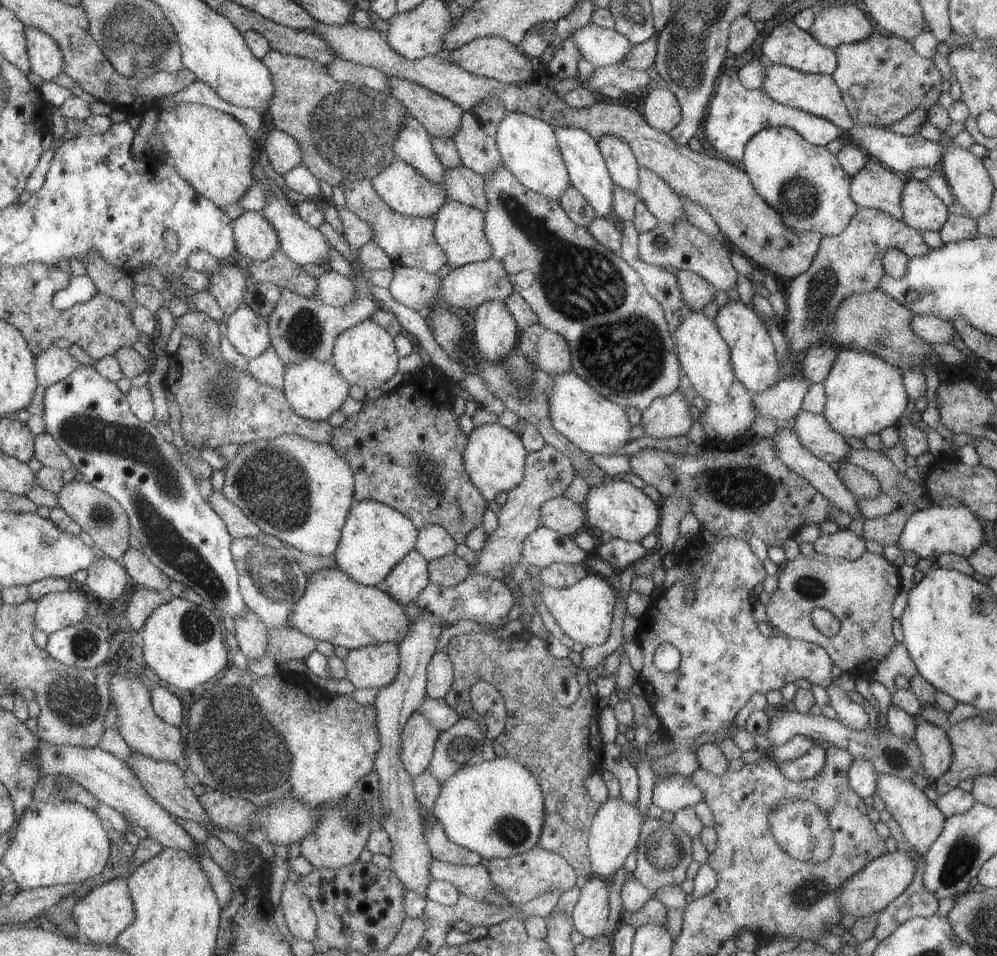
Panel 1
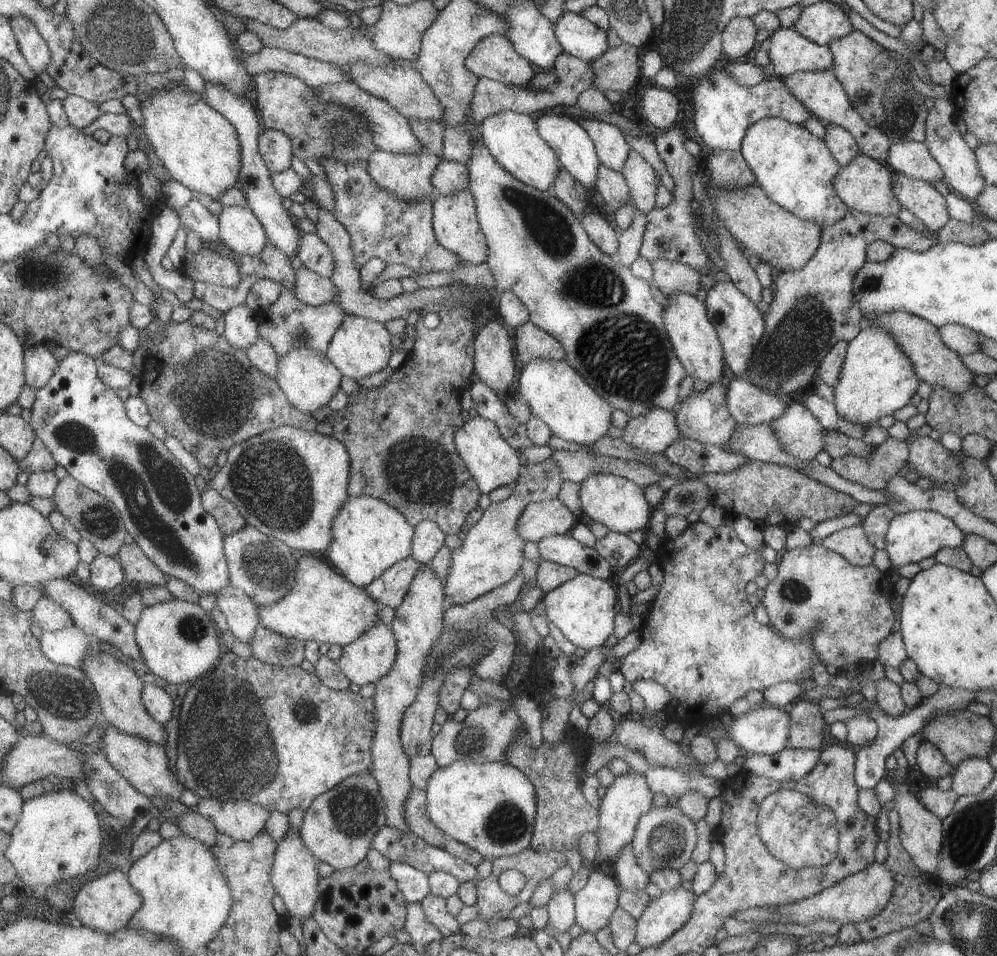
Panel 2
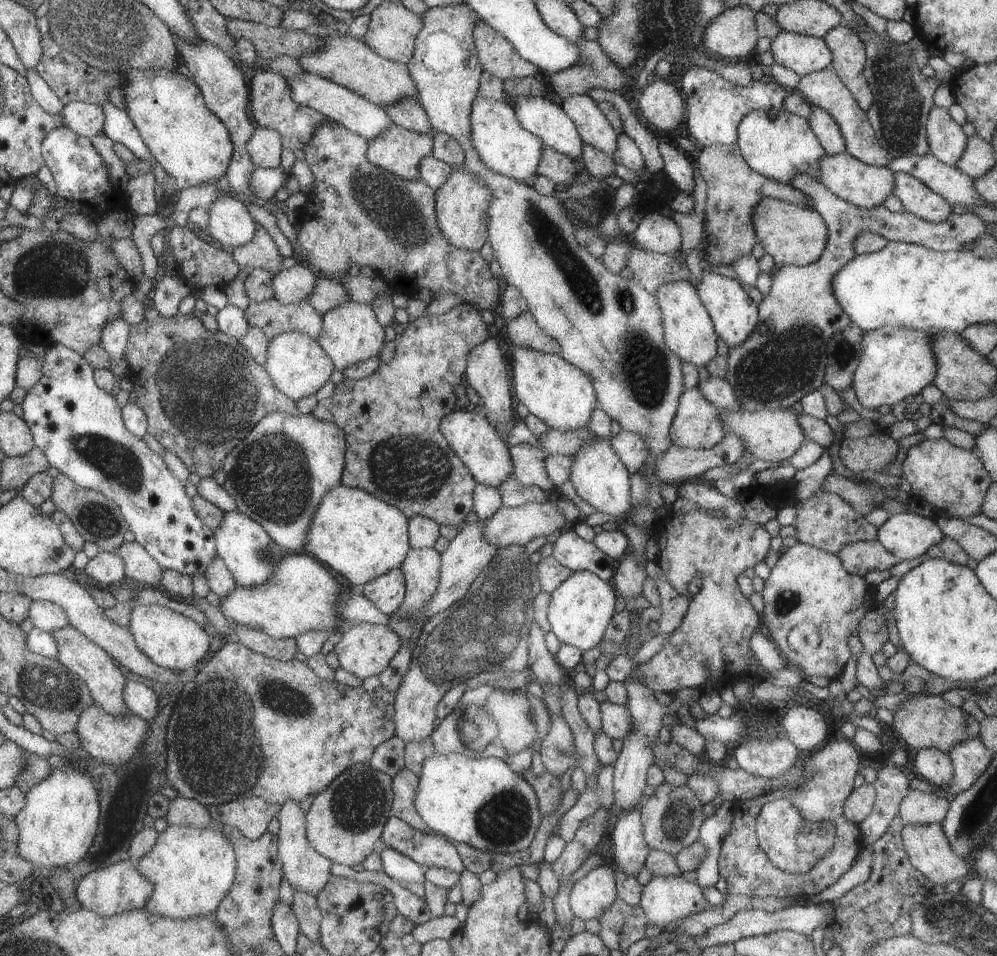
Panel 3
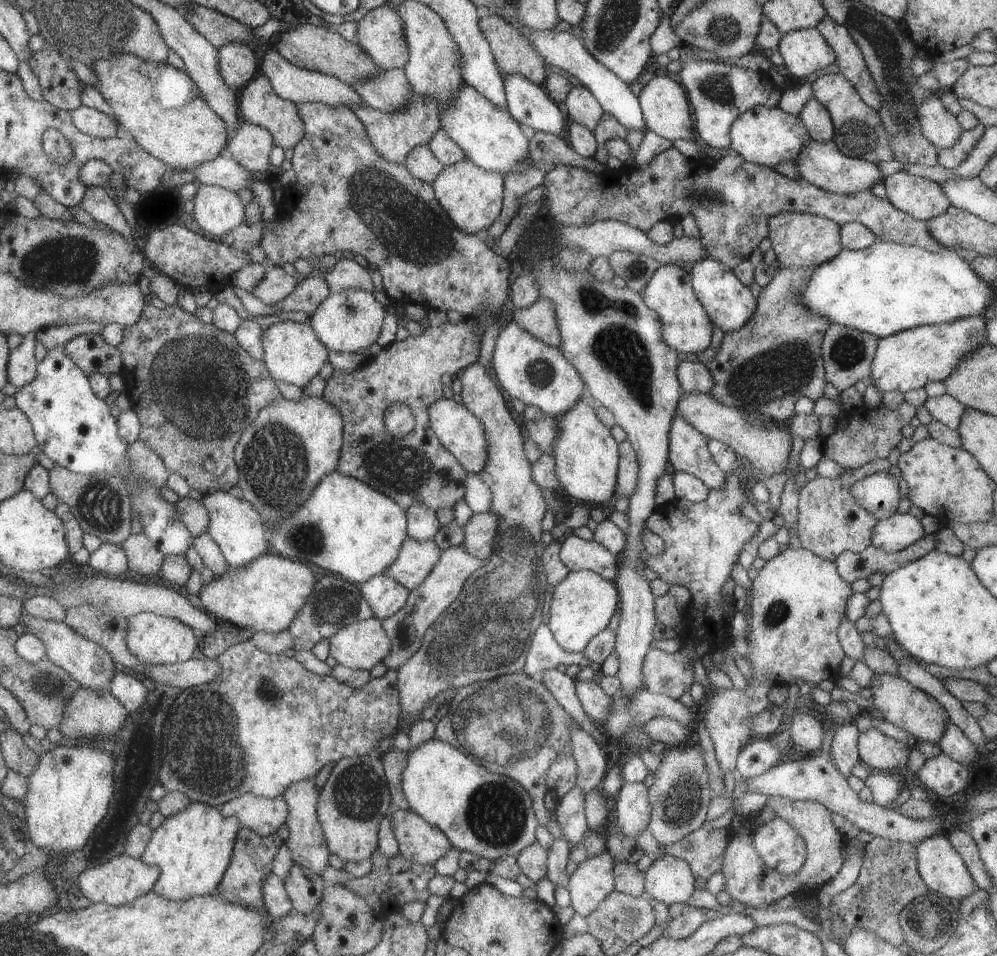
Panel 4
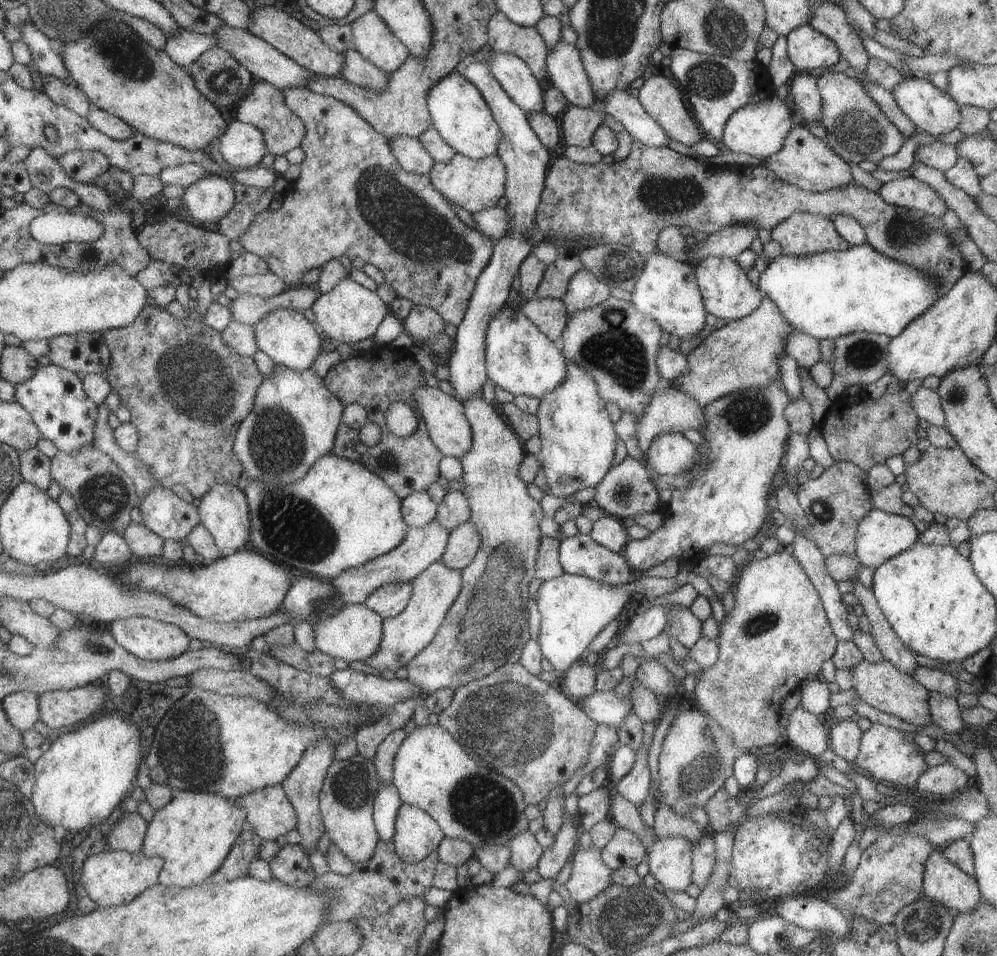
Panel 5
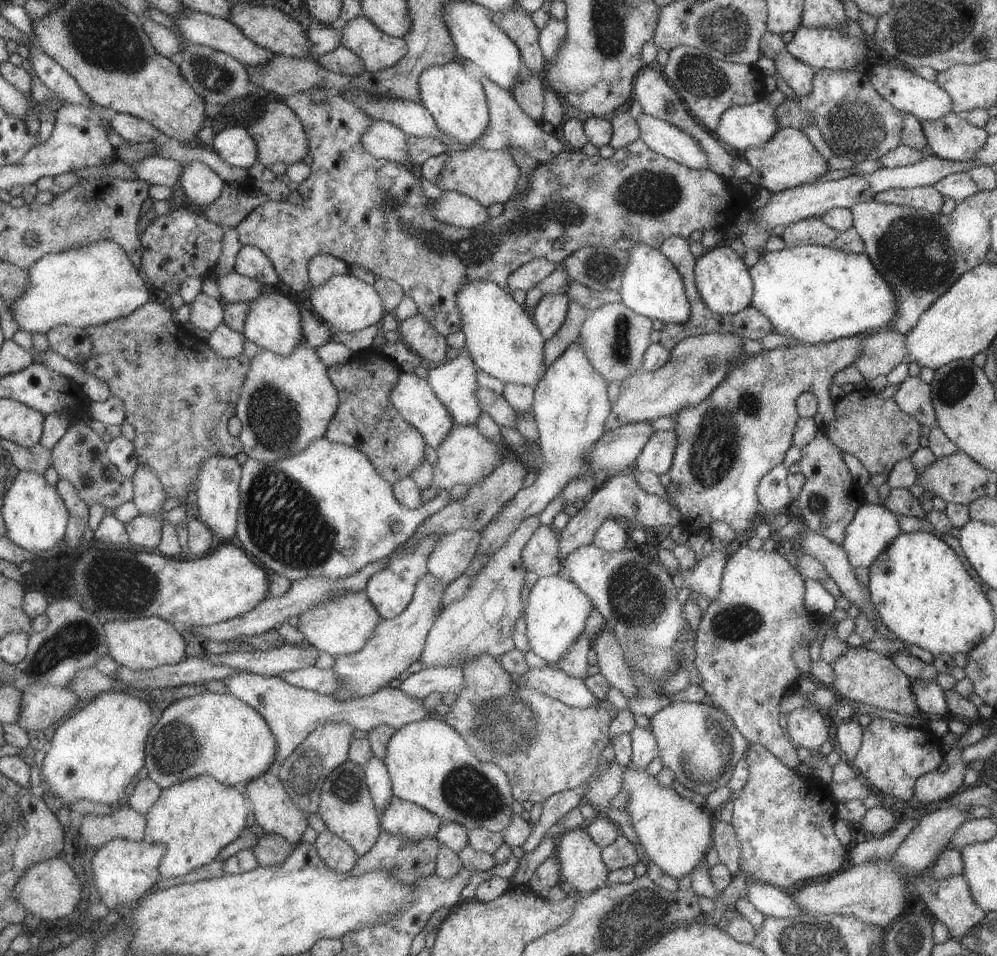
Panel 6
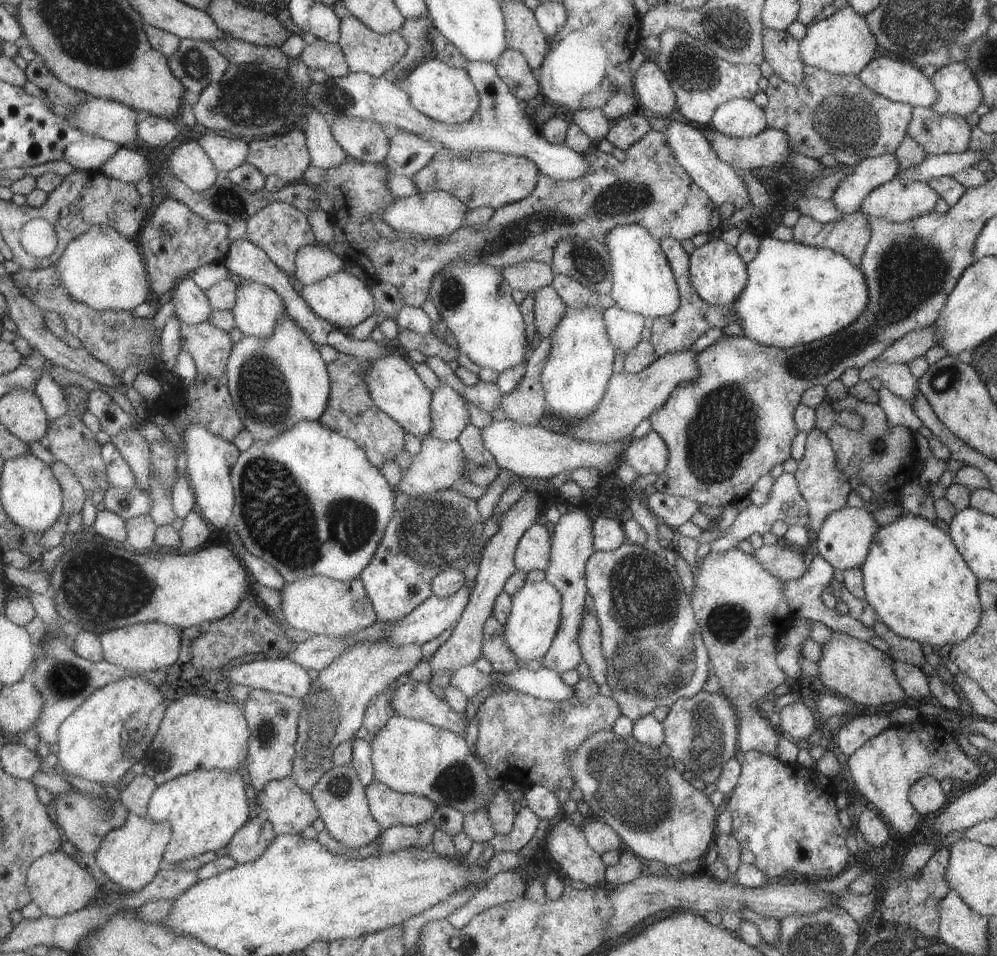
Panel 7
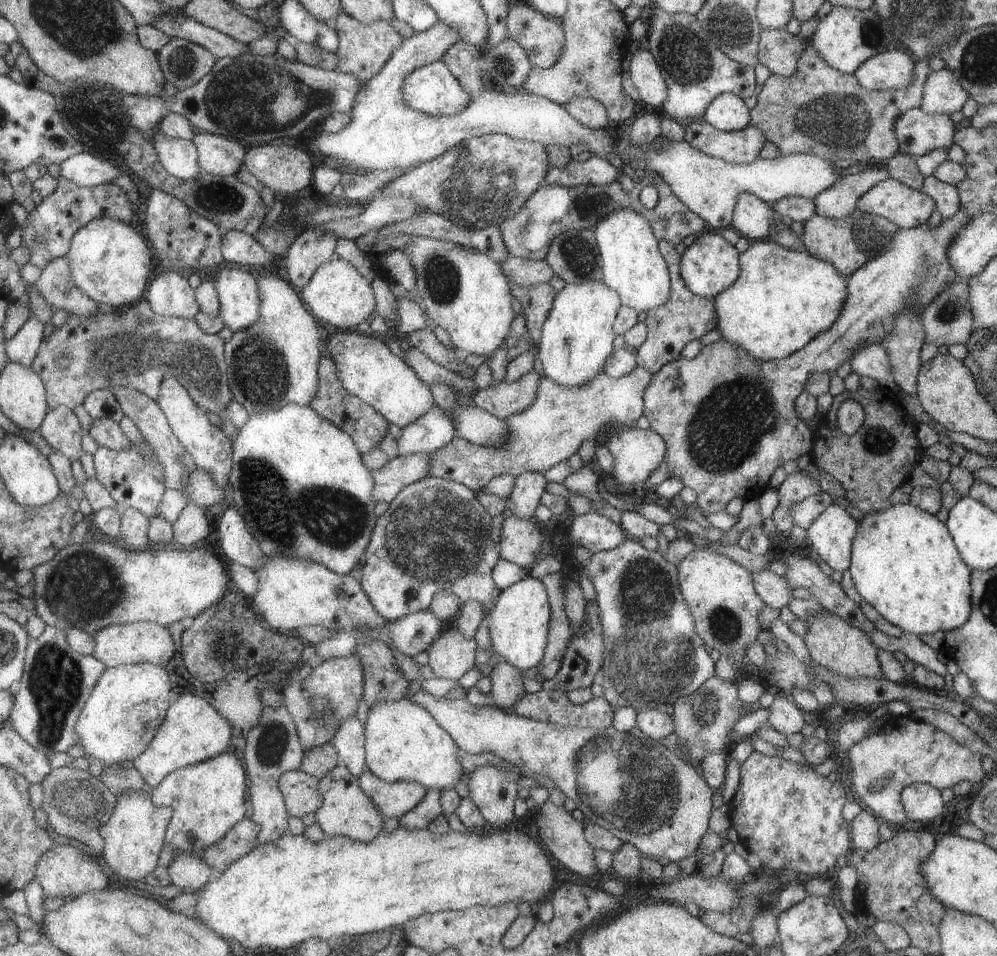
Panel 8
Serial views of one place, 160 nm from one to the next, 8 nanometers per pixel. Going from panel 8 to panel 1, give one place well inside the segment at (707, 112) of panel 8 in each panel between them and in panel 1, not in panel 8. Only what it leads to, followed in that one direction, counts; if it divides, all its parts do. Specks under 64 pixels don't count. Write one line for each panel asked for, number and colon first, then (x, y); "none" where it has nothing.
1: (804, 184)
2: (794, 168)
3: (779, 147)
4: (763, 136)
5: (758, 130)
6: (741, 126)
7: (738, 118)

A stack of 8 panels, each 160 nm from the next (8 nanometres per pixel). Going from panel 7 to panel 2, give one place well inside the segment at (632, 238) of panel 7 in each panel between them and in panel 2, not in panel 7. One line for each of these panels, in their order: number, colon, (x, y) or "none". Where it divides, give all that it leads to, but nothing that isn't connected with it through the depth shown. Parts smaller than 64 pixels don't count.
2: (694, 341)
3: (689, 333)
4: (685, 326)
5: (666, 290)
6: (650, 286)

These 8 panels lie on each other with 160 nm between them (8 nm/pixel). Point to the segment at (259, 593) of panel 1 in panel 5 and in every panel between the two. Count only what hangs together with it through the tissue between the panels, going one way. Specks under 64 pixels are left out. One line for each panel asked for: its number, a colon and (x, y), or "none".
2: (262, 567)
3: (248, 552)
4: (234, 525)
5: (223, 512)

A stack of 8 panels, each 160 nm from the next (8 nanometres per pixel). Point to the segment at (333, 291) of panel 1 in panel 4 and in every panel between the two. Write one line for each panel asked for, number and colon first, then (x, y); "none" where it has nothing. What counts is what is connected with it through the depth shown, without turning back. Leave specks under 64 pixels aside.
2: (311, 289)
3: (293, 284)
4: (275, 284)

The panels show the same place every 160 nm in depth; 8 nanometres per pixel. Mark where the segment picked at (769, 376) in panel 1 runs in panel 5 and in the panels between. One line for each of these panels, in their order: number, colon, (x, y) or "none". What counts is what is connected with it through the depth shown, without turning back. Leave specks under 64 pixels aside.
2: (739, 326)
3: (734, 315)
4: (729, 304)
5: (727, 294)

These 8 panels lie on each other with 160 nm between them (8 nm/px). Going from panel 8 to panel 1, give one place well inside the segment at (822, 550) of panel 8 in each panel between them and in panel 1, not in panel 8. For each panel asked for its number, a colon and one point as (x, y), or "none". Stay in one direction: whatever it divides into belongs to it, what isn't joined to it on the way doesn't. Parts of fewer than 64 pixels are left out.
1: (929, 532)
2: (911, 537)
3: (906, 535)
4: (894, 533)
5: (879, 535)
6: (872, 527)
7: (843, 537)

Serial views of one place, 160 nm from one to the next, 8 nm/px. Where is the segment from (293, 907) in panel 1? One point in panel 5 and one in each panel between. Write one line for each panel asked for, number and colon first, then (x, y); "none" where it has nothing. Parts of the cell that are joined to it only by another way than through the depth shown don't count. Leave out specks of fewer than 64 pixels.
2: (294, 875)
3: (306, 870)
4: (306, 844)
5: (302, 786)

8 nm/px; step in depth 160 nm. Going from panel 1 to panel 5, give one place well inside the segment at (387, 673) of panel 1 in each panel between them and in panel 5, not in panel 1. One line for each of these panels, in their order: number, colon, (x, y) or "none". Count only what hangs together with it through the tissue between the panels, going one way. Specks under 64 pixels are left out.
2: (368, 658)
3: (363, 650)
4: (360, 645)
5: (353, 634)

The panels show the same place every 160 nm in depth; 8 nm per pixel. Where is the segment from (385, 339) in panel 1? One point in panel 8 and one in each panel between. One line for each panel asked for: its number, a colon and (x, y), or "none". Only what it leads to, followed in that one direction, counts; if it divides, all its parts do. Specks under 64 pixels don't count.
2: (359, 347)
3: (350, 332)
4: (349, 321)
5: (349, 313)
6: (345, 303)
7: (341, 299)
8: (337, 294)

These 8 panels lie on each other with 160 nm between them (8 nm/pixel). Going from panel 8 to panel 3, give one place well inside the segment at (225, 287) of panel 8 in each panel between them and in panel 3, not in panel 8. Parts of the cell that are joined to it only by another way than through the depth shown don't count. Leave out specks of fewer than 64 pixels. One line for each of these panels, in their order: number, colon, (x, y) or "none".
3: (296, 364)
4: (291, 352)
5: (286, 337)
6: (272, 322)
7: (256, 309)

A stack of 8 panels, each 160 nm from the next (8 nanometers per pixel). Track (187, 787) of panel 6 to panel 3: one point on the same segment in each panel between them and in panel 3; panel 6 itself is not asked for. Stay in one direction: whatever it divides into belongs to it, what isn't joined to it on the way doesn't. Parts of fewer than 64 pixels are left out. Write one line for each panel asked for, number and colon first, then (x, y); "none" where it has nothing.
3: (191, 868)
4: (191, 848)
5: (193, 833)

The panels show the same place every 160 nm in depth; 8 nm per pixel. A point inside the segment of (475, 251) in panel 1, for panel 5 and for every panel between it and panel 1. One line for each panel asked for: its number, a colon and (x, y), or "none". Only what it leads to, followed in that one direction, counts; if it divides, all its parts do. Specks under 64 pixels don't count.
2: (454, 223)
3: (461, 203)
4: (472, 198)
5: (473, 185)

